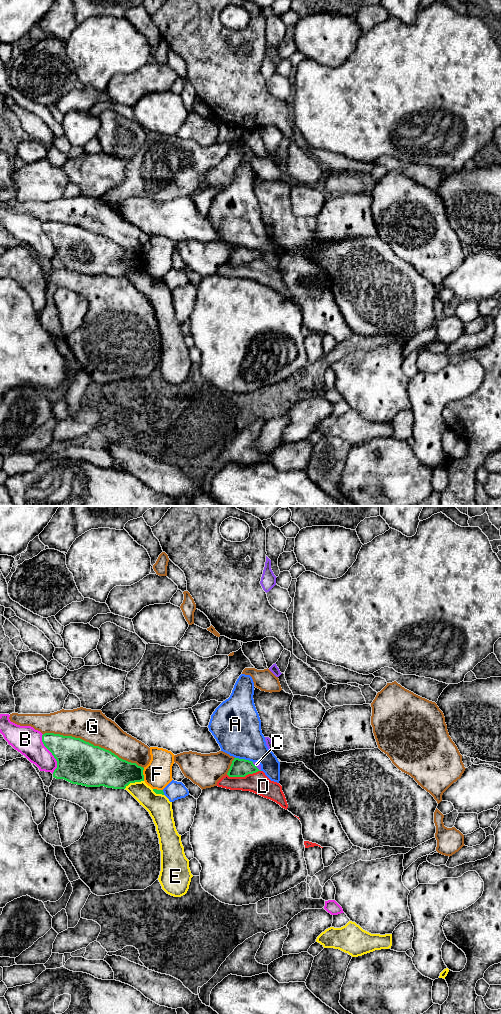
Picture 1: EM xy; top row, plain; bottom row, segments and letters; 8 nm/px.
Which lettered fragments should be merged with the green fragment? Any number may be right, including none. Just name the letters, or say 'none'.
C

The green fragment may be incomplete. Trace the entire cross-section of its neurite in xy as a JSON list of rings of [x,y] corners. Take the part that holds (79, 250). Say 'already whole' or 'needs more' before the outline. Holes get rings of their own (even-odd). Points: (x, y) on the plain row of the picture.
already whole; [[[45,221],[42,223],[42,230],[57,249],[57,256],[53,260],[56,267],[64,267],[86,275],[104,274],[113,277],[125,277],[130,271],[144,269],[143,255],[123,248],[111,239],[80,226]]]

